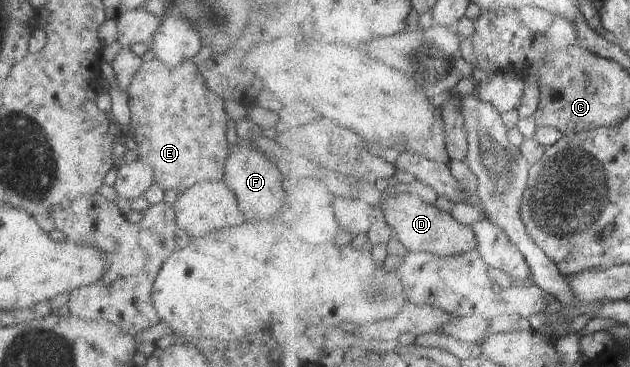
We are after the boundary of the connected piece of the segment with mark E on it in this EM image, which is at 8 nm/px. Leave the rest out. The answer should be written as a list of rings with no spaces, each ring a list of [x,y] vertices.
[[[158,60],[143,62],[129,85],[128,94],[131,124],[136,129],[133,138],[138,147],[136,152],[139,160],[154,170],[155,184],[164,191],[173,189],[183,193],[191,185],[223,177],[225,159],[229,155],[226,139],[229,117],[224,109],[226,98],[220,98],[207,87],[198,67],[191,60],[173,68],[166,67]]]

